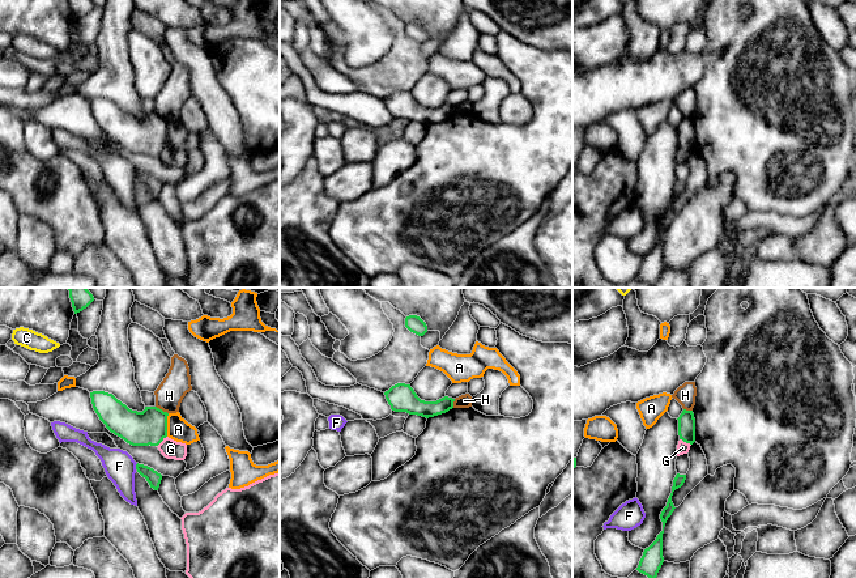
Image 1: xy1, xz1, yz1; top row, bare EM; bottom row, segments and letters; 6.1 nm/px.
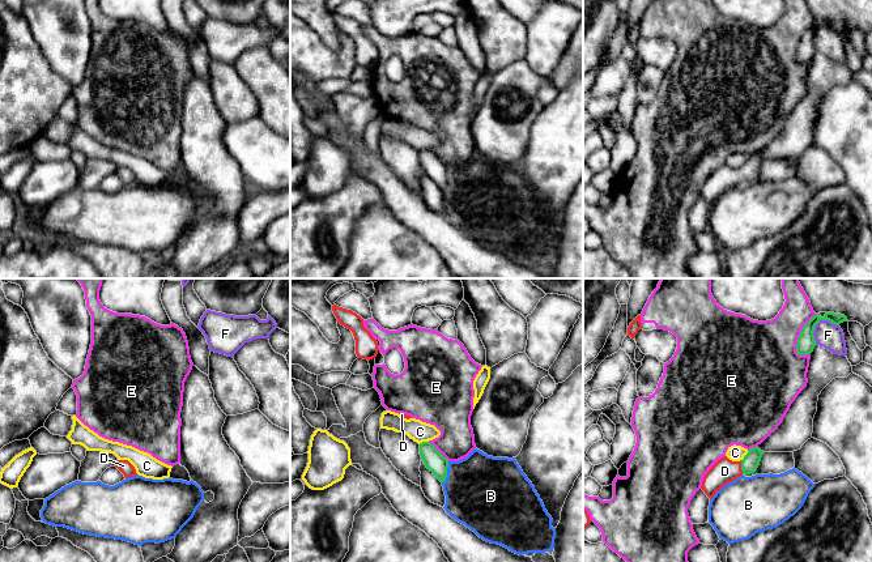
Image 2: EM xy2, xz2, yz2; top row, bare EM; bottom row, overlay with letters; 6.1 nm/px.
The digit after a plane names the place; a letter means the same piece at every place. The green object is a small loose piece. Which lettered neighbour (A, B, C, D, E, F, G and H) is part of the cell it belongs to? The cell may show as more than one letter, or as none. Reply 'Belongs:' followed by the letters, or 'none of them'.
Belongs: D

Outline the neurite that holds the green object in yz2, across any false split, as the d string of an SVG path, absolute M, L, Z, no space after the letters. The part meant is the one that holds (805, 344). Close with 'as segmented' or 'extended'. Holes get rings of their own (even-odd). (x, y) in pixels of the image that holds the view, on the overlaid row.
M826 312L824 318L814 314L814 316L807 324L804 324L800 336L797 339L796 353L799 355L807 355L813 352L816 346L813 332L816 324L820 320L829 320L833 324L839 325L841 323L847 322L847 318L845 315L834 314L834 312Z | as segmented

